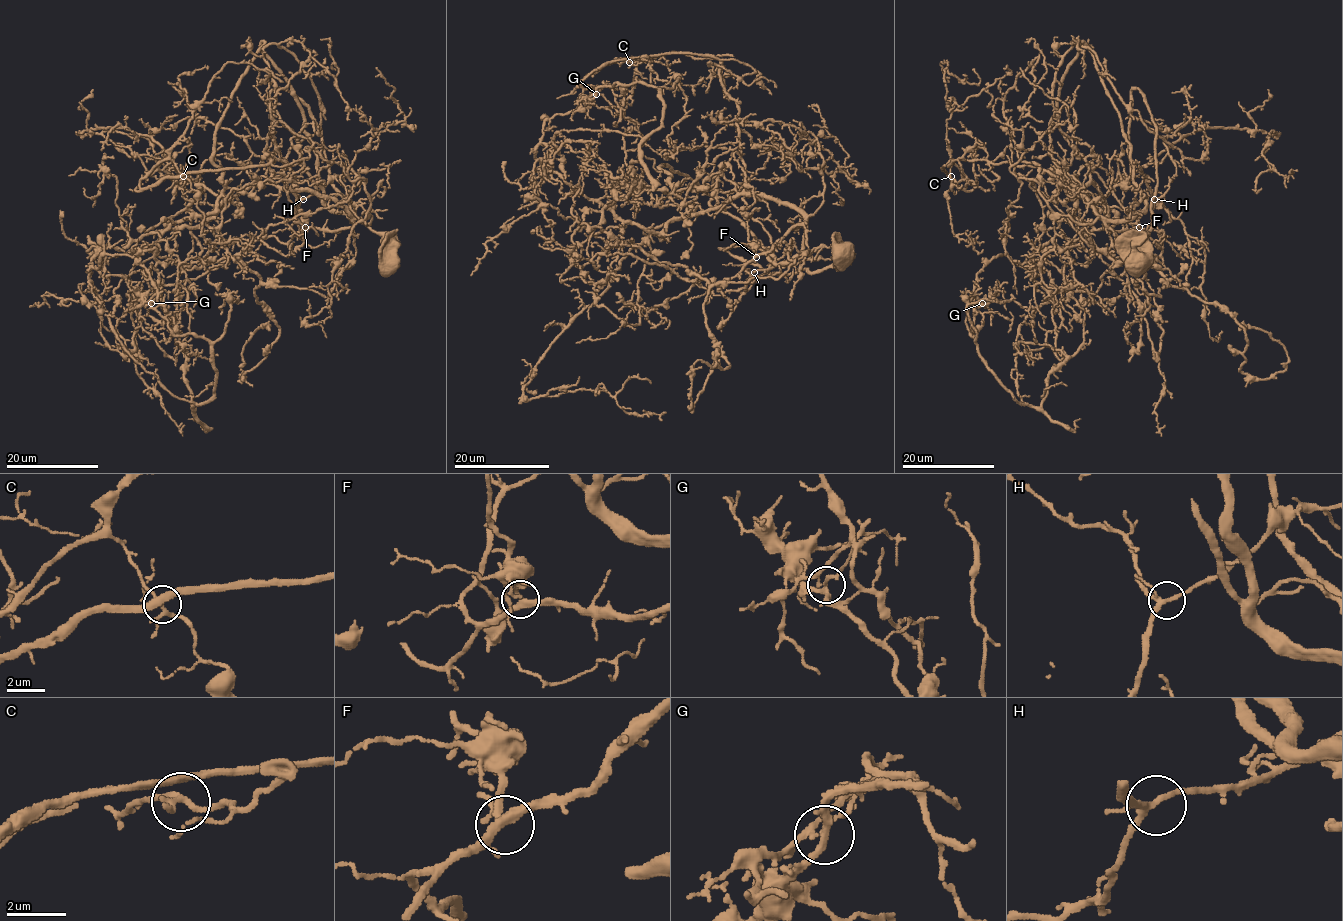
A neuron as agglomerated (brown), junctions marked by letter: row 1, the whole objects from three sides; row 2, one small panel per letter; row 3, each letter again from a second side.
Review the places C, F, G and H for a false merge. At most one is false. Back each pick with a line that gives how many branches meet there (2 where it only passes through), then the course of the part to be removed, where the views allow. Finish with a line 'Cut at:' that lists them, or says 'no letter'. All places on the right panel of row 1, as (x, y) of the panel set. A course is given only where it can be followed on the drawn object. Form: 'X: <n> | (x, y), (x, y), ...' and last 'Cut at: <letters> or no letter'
G: 5 | (982, 303), (970, 332), (978, 356), (1038, 407), (1049, 375), (1084, 341), (1060, 258), (1071, 269)
Cut at: G

